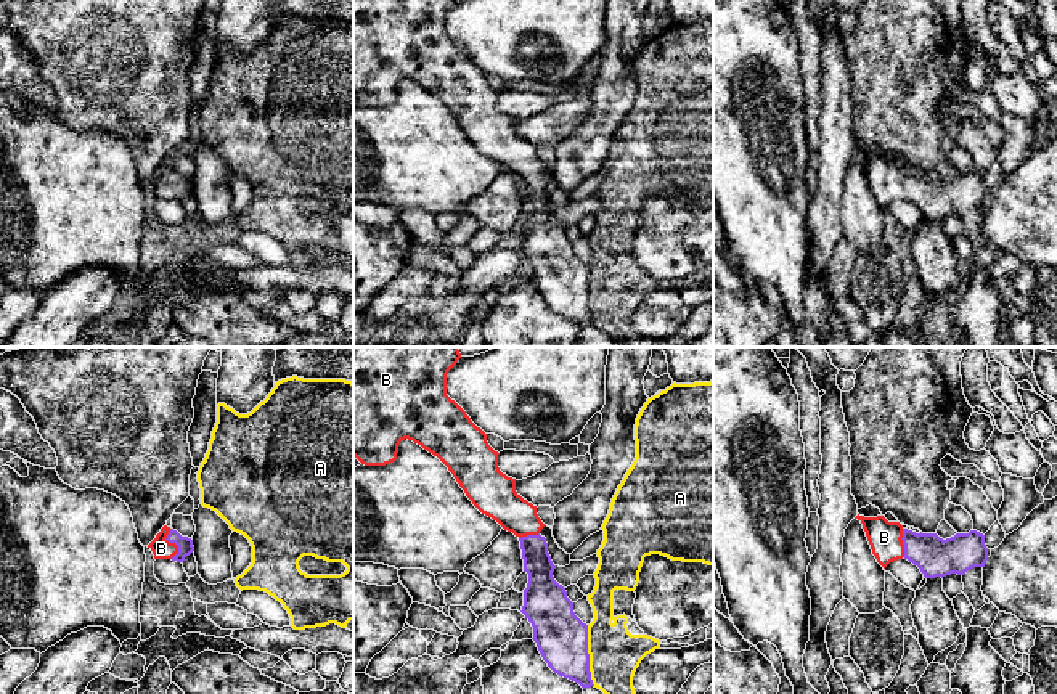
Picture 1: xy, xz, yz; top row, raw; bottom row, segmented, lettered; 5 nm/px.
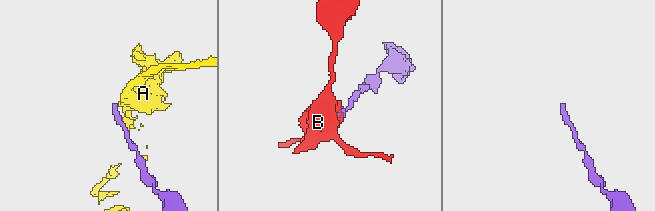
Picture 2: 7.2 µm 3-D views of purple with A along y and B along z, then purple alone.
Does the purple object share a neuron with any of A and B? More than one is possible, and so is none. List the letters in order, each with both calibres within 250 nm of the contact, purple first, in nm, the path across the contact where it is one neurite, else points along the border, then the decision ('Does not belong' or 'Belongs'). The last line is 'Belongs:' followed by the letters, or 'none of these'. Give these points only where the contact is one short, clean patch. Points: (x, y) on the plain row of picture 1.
A: Thickness 260 nm (purple) against 260 nm. Boundary: xz (587, 265), (588, 310), (595, 325). Does not belong
B: Thickness 80 nm (purple) against 100 nm. Path across: xy (185, 185), (172, 182), (161, 188). Belongs
Belongs: B

